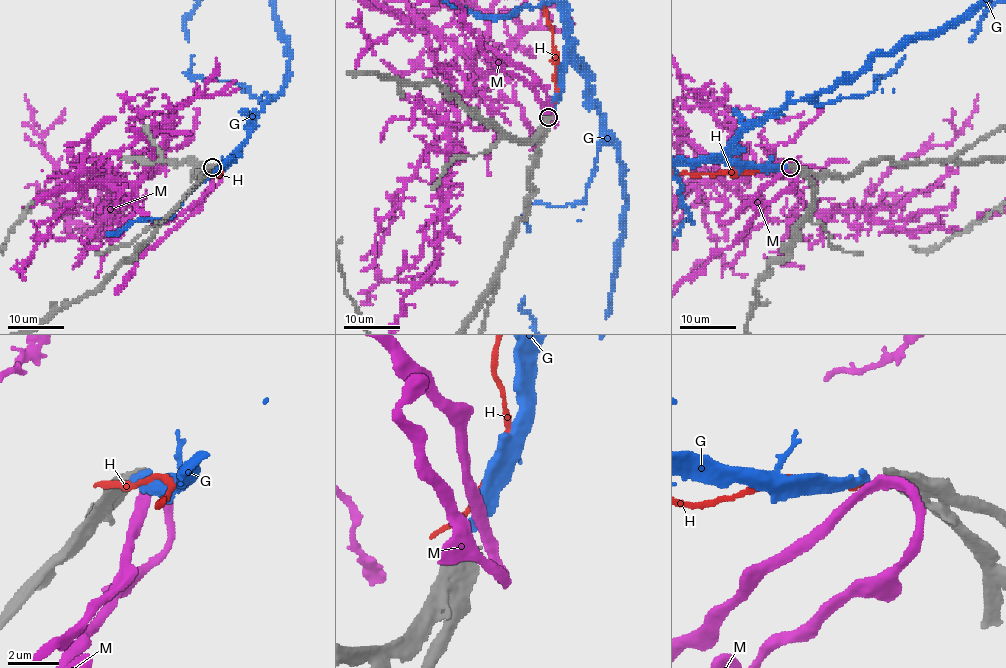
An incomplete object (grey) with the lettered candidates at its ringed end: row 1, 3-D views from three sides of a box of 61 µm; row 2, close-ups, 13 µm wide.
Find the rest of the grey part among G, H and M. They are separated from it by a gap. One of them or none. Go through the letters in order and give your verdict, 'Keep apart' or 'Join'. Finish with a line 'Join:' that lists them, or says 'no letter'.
G: Join
H: Keep apart
M: Keep apart
Join: G

